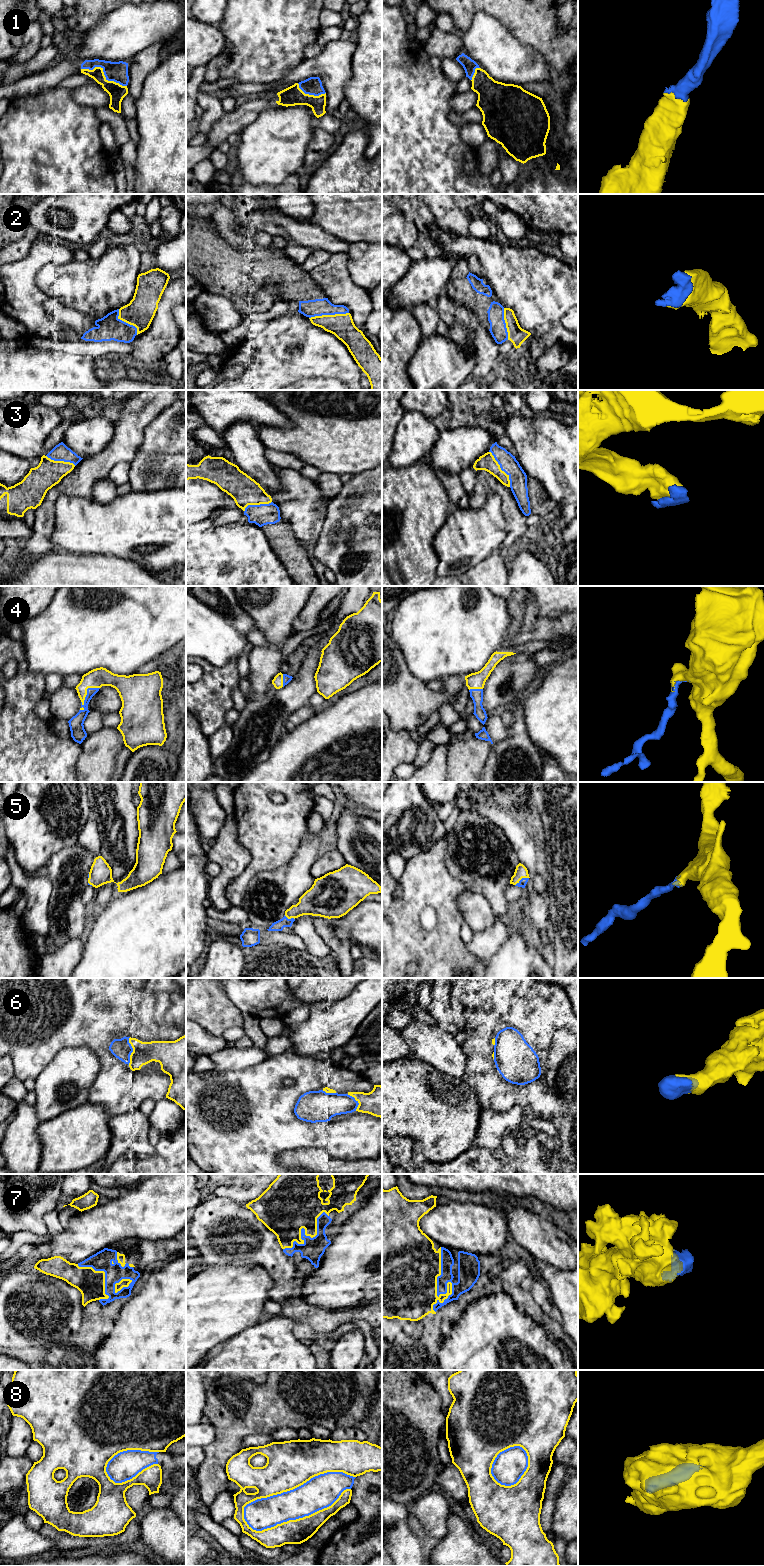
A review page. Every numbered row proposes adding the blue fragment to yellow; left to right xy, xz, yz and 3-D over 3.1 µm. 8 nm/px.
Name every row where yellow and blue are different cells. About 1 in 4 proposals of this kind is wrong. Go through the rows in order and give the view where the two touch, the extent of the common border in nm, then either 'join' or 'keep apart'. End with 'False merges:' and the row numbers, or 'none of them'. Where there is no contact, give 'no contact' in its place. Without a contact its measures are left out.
1: contact in xy; length 400 nm; join
2: contact in xz; length 320 nm; join
3: contact in yz; length 340 nm; join
4: contact in xy; length 240 nm; join
5: contact in yz; length 130 nm; join
6: contact in xy; length 220 nm; join
7: contact in yz; length 550 nm; join
8: contact in xz; length 950 nm; keep apart
False merges: 8

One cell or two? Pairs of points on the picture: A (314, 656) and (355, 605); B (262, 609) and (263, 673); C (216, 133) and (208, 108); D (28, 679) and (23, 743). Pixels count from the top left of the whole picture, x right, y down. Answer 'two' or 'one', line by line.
A: one
B: one
C: two
D: one

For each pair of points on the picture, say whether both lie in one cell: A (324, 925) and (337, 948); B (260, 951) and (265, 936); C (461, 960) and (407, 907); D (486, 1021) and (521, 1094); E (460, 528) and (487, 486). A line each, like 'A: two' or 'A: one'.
A: one
B: two
C: one
D: one
E: two

